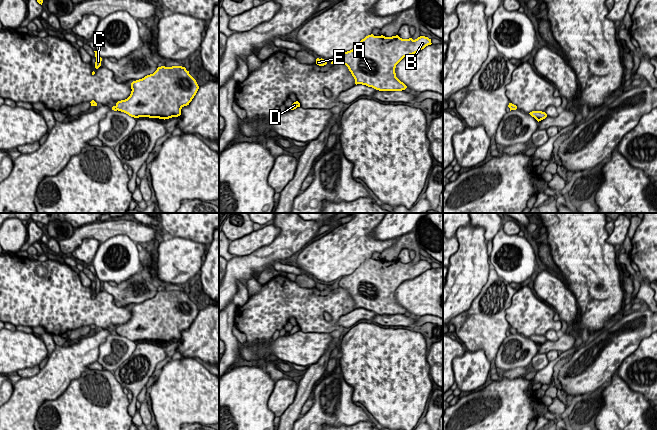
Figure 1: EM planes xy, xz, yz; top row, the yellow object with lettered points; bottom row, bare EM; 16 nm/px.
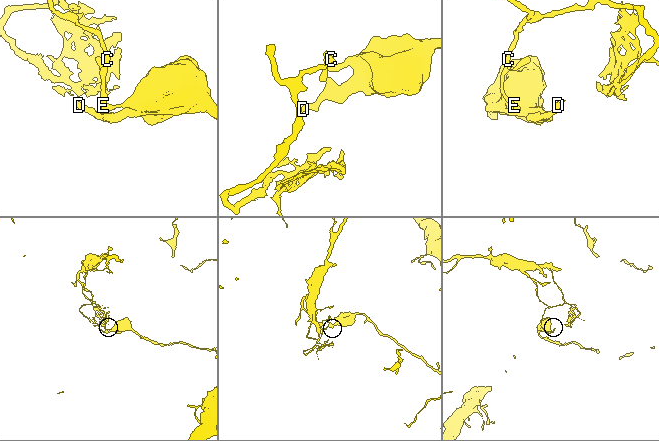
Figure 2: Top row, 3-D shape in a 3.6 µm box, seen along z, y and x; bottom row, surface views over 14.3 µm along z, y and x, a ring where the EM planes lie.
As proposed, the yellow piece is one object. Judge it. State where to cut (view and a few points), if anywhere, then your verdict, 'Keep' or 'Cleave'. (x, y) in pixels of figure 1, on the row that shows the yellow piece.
Split along xz (340, 55), (338, 61). Cleave

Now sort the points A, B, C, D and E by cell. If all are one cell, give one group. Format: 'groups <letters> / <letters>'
groups A B D / C E

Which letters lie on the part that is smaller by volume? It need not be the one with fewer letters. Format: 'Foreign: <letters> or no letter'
Foreign: A, B, D

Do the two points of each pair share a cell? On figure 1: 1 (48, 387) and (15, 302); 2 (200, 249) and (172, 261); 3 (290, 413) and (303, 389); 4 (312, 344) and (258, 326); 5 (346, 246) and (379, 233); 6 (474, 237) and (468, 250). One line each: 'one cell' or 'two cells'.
1: two cells
2: one cell
3: one cell
4: two cells
5: two cells
6: one cell

